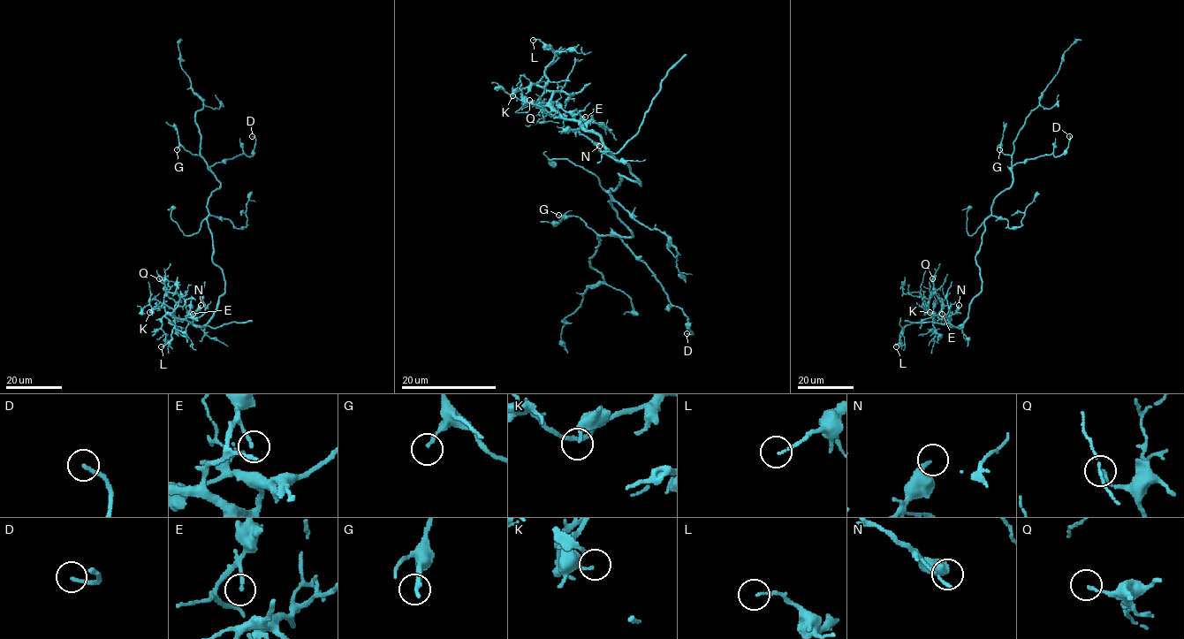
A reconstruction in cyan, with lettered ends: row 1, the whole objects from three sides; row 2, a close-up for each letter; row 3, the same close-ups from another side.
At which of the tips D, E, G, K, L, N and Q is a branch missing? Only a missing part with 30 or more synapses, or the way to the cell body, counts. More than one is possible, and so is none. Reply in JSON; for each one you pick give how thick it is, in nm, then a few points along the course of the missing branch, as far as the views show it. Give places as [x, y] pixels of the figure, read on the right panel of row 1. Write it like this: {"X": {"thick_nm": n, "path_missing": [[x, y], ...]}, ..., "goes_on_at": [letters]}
{"goes_on_at": []}

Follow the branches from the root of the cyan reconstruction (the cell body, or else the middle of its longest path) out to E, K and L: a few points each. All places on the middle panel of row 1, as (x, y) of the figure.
E: (611, 188), (621, 181), (618, 174), (639, 184), (640, 180), (598, 135), (574, 119), (578, 112), (585, 117)
K: (611, 188), (618, 174), (640, 180), (598, 135), (565, 119), (550, 91), (531, 85), (512, 95)
L: (611, 188), (621, 181), (618, 174), (640, 180), (598, 135), (538, 100), (554, 54), (550, 45), (533, 40)

